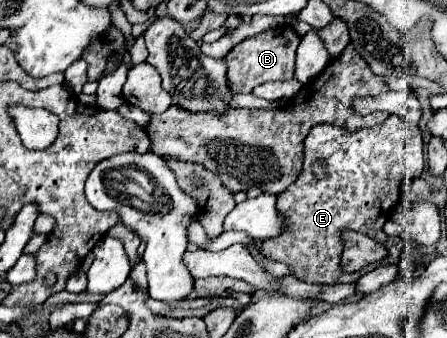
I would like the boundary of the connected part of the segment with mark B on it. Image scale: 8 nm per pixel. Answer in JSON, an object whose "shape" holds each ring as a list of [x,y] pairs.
{"shape":[[[281,25],[269,31],[263,31],[255,37],[249,37],[235,45],[225,57],[227,81],[233,93],[251,93],[253,87],[265,81],[291,81],[295,69],[295,49],[299,45],[297,33],[289,25]]]}

